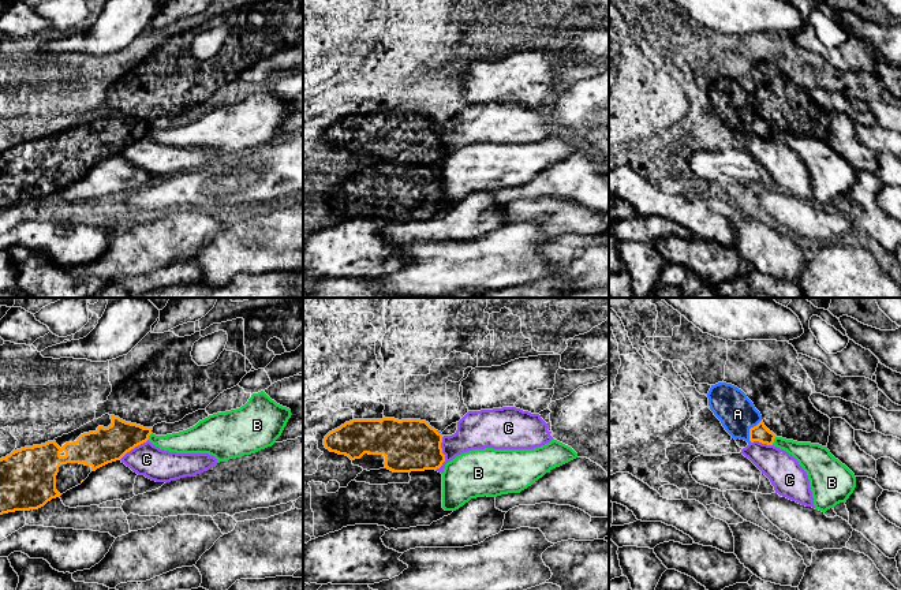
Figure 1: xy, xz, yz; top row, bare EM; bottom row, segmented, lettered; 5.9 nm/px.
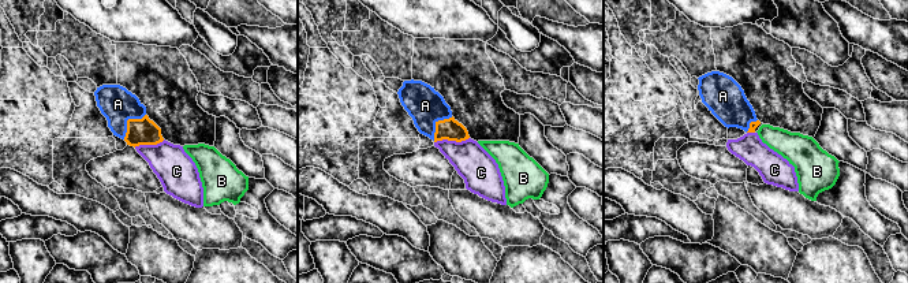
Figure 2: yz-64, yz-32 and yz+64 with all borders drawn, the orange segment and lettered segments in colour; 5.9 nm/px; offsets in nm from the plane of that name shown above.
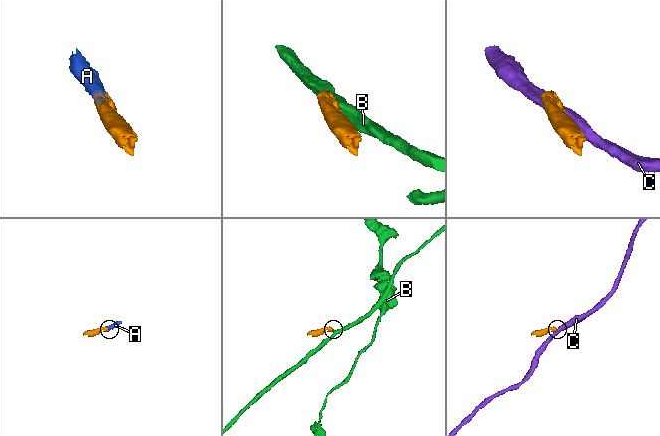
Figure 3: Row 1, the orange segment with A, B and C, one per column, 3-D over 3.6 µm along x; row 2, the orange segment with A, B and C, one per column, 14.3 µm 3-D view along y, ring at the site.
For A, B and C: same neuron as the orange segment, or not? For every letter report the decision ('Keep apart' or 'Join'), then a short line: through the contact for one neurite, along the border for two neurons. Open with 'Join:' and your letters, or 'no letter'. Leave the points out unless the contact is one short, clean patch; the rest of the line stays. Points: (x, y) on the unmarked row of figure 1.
Join: A
A: Join. Line: yz (761, 127), (750, 124), (737, 108)
B: Keep apart. Line: yz (776, 130), (771, 138)
C: Keep apart. Line: xz (444, 130), (441, 137), (444, 156), (436, 164)

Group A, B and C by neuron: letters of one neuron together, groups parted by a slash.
A / B / C

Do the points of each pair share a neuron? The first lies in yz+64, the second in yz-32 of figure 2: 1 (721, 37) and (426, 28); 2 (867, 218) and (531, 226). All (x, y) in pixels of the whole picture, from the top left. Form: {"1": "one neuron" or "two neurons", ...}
{"1": "two neurons", "2": "two neurons"}

